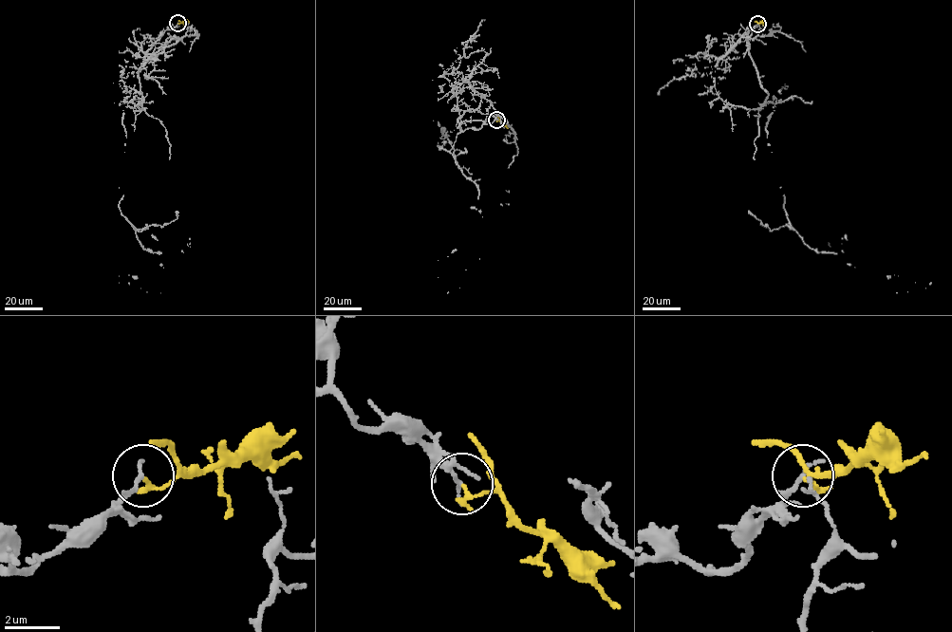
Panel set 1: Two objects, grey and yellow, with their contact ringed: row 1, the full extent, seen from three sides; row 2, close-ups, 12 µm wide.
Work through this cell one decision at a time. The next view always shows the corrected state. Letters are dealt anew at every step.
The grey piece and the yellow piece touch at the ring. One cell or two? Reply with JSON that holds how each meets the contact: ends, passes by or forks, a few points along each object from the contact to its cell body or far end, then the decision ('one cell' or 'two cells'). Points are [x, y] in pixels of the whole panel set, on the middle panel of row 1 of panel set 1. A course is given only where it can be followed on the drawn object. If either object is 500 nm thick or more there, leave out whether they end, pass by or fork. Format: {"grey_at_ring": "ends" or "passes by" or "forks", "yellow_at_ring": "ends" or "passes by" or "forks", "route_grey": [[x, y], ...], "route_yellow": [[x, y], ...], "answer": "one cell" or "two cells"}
{"grey_at_ring": "ends", "yellow_at_ring": "ends", "route_grey": [[496, 120], [466, 111], [460, 130], [441, 130], [438, 145], [476, 185], [482, 217], [459, 288], [447, 293]], "route_yellow": [[496, 120], [508, 128]], "answer": "two cells"}

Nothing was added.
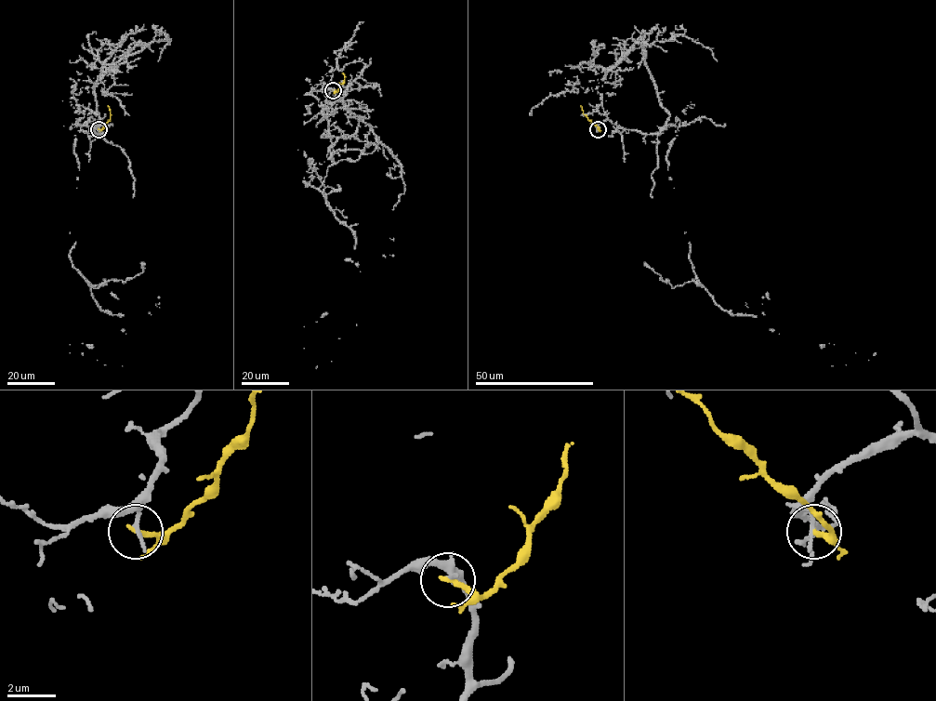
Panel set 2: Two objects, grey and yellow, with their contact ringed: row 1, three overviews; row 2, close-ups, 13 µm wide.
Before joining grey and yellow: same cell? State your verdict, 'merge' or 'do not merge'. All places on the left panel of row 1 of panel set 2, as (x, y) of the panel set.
do not merge

